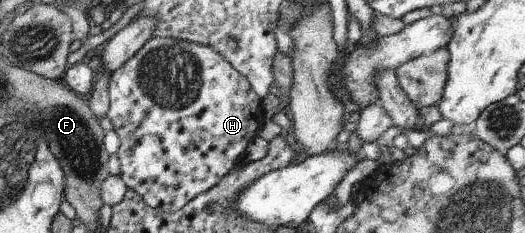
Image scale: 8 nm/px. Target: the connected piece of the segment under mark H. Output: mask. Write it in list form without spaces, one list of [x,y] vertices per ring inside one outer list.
[[[152,36],[130,60],[127,60],[119,69],[110,74],[108,99],[107,117],[111,120],[113,130],[120,138],[120,147],[117,152],[120,160],[120,176],[123,178],[123,182],[126,183],[127,188],[136,191],[149,207],[164,213],[180,210],[200,193],[216,186],[224,175],[238,167],[246,147],[257,136],[259,126],[265,120],[261,104],[262,99],[255,94],[248,79],[240,74],[220,53],[217,53],[211,46],[191,43],[182,39],[173,39],[172,37]]]

